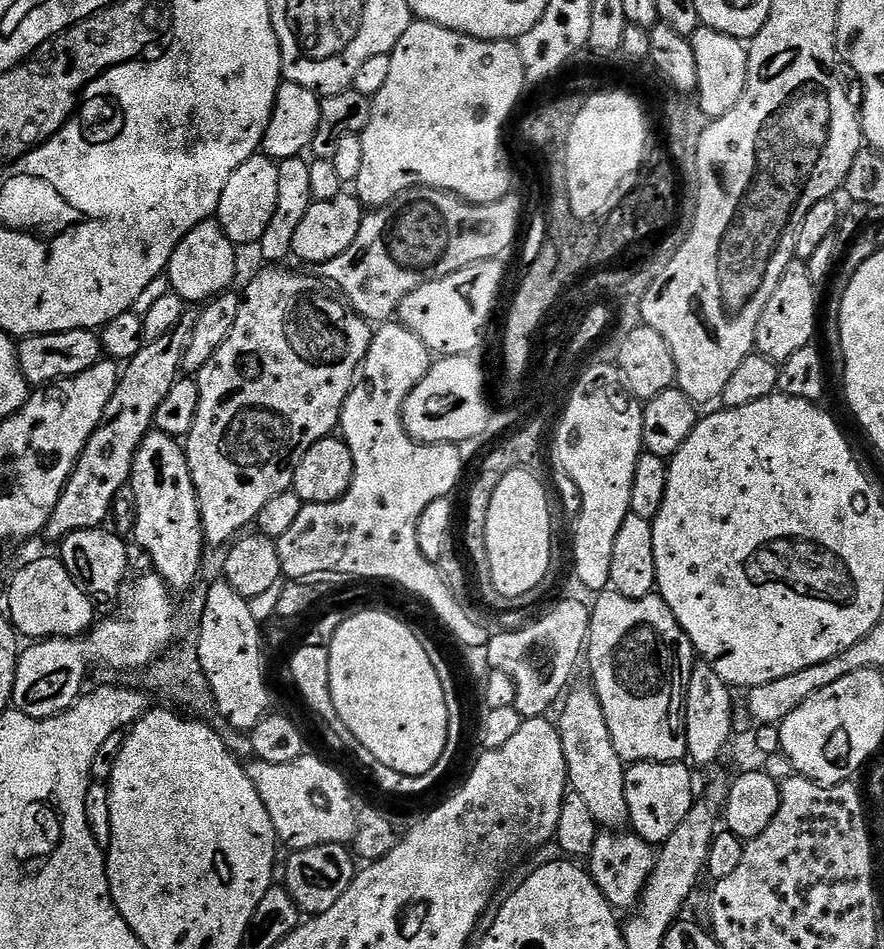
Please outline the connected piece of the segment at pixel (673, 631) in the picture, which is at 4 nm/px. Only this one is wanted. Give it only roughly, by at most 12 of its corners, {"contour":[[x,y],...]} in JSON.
{"contour":[[605,590],[586,664],[625,765],[688,754],[690,638]]}

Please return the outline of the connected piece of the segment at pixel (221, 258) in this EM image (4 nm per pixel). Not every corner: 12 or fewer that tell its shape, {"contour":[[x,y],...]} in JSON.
{"contour":[[219,219],[178,242],[171,291],[203,305],[233,287],[237,245]]}

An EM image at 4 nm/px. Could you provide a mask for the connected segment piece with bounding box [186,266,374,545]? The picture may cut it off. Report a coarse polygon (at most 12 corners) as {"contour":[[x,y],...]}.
{"contour":[[268,266],[196,380],[209,545],[337,431],[374,332]]}

